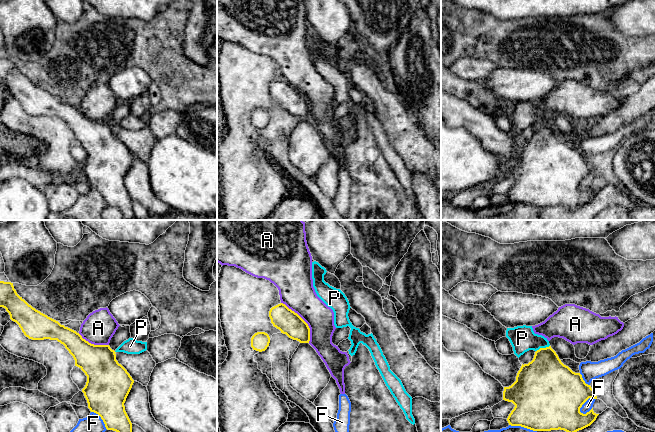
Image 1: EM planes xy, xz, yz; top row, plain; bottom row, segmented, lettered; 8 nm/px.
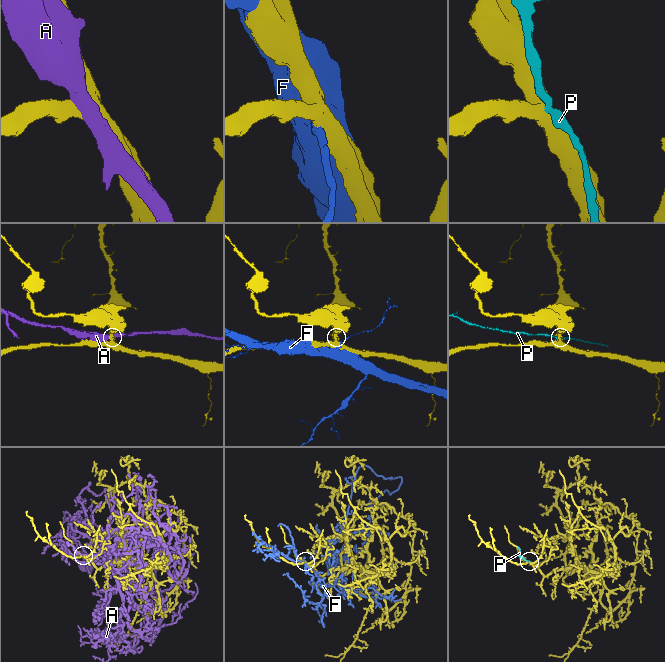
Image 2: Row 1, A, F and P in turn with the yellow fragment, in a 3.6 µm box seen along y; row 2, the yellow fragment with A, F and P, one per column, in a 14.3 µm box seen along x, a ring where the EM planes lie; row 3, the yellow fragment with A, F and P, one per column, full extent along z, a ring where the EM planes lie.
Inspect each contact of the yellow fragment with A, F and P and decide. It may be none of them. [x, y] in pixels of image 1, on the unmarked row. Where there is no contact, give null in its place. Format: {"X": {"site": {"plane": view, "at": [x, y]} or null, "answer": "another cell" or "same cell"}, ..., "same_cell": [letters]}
{"A": {"site": {"plane": "xz", "at": [303, 96]}, "answer": "another cell"}, "F": {"site": {"plane": "yz", "at": [585, 177]}, "answer": "another cell"}, "P": {"site": {"plane": "yz", "at": [542, 124]}, "answer": "another cell"}, "same_cell": []}

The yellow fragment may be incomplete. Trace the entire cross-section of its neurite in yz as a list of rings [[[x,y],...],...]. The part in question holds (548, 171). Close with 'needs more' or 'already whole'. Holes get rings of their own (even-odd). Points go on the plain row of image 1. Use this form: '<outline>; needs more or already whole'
[[[551,122],[540,124],[535,128],[534,134],[528,140],[522,140],[517,149],[516,157],[509,163],[504,163],[503,176],[512,178],[515,183],[509,190],[507,197],[511,202],[521,202],[533,207],[564,206],[573,210],[590,202],[599,190],[593,184],[583,190],[580,188],[582,181],[589,175],[597,175],[594,166],[586,160],[580,149],[573,148],[568,142],[564,141]]]; already whole

